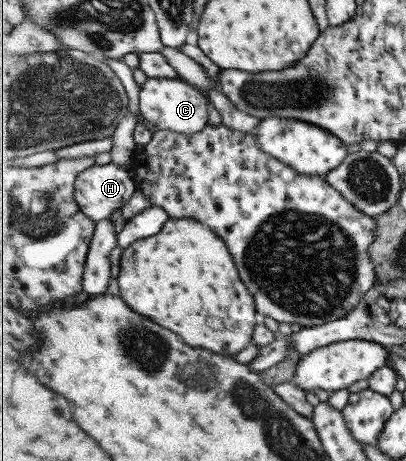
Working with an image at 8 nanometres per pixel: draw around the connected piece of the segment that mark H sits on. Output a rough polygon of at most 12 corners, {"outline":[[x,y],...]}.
{"outline":[[129,165],[90,167],[75,198],[98,224],[137,190]]}

